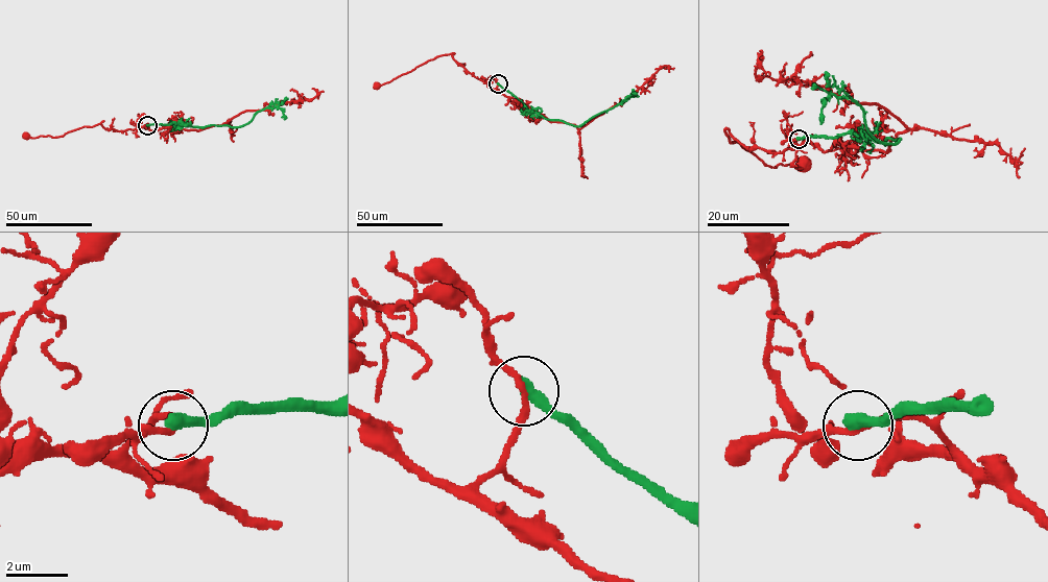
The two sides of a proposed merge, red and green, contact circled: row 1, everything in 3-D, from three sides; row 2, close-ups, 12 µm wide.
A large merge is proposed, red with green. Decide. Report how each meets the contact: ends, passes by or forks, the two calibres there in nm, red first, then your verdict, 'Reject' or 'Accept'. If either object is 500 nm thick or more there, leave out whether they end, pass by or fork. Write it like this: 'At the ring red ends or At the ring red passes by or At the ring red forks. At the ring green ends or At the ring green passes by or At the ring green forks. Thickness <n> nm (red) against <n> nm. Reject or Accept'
At the ring red passes by. At the ring green ends. Thickness 190 nm (red) against 440 nm. Reject

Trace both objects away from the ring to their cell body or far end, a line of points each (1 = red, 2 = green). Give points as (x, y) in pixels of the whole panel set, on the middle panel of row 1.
1: (498, 83), (493, 89), (456, 62), (453, 53), (437, 56), (376, 86)
2: (498, 83), (530, 111), (576, 126), (635, 93)

